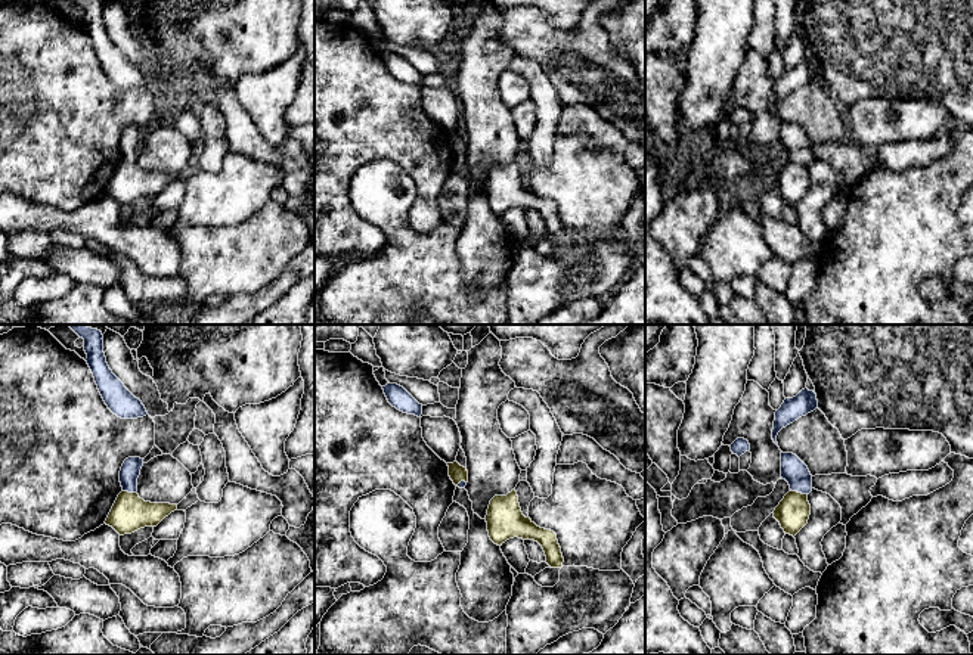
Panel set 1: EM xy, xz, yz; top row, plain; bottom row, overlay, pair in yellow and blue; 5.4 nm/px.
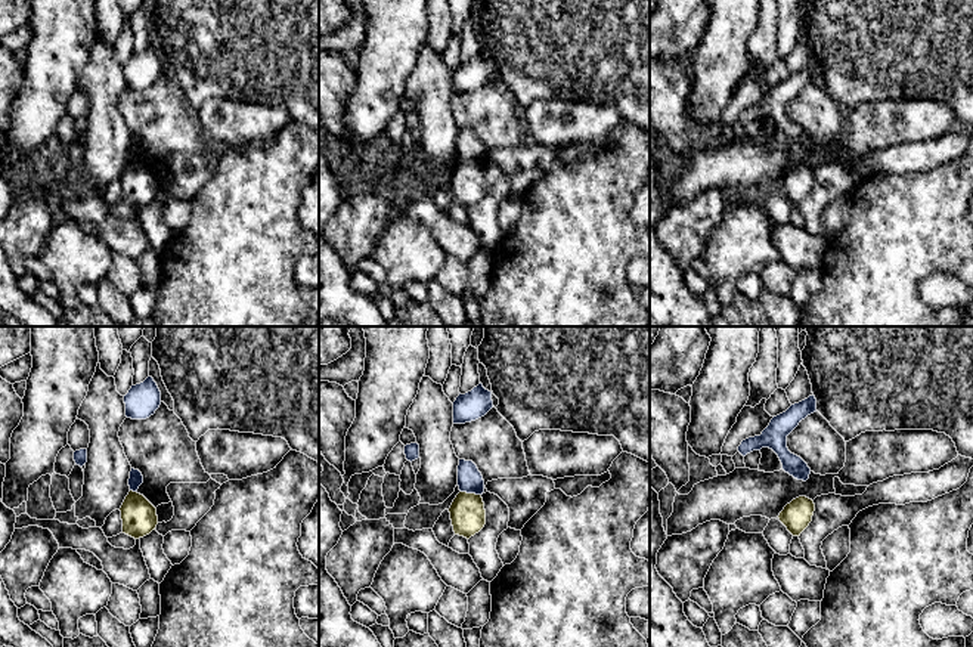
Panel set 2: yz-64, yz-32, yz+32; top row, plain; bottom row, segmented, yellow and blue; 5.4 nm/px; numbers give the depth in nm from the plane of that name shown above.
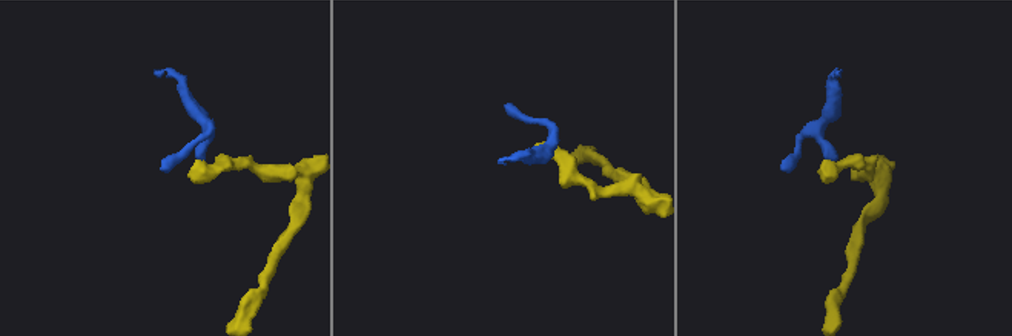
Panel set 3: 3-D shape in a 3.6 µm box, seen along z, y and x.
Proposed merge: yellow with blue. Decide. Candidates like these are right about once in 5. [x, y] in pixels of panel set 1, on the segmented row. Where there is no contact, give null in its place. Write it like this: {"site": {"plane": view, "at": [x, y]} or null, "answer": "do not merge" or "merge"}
{"site": {"plane": "yz", "at": [799, 493]}, "answer": "merge"}

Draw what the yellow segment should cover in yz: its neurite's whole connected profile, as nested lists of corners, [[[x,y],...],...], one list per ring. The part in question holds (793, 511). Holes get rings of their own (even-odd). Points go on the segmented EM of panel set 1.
[[[781,451],[781,478],[788,482],[790,491],[772,513],[784,533],[794,537],[811,515],[808,494],[812,491],[812,475],[796,454]]]

